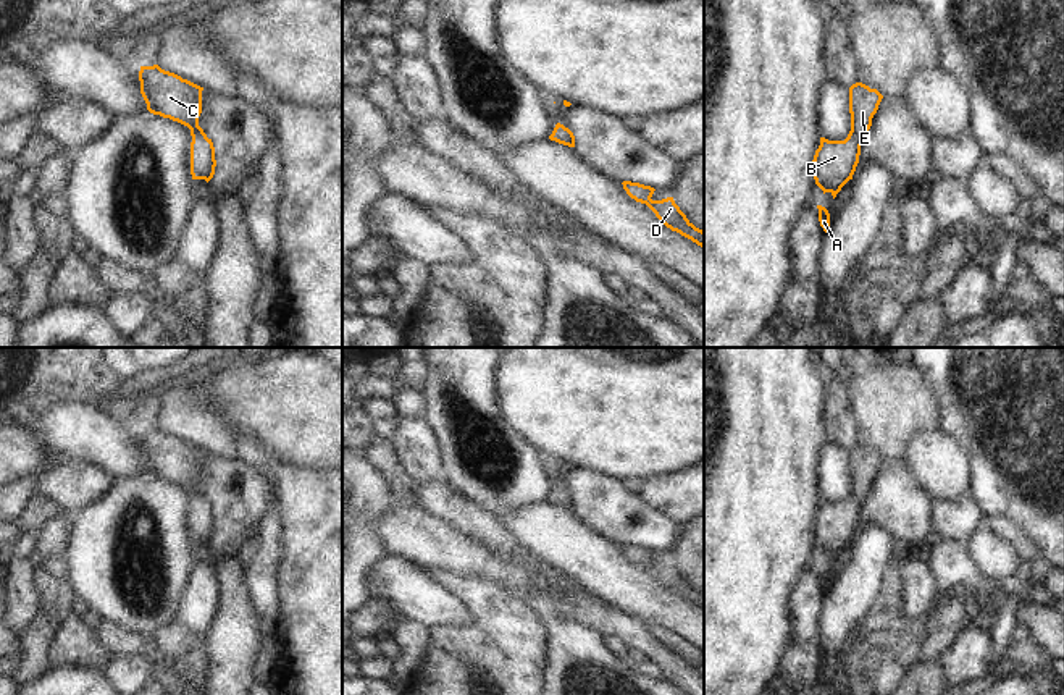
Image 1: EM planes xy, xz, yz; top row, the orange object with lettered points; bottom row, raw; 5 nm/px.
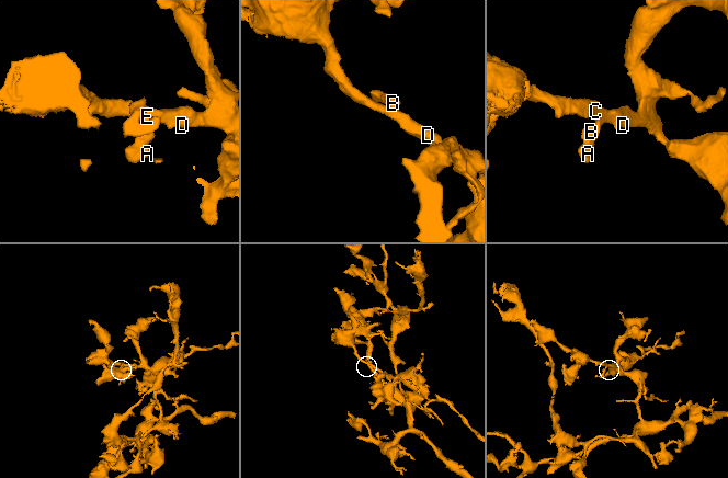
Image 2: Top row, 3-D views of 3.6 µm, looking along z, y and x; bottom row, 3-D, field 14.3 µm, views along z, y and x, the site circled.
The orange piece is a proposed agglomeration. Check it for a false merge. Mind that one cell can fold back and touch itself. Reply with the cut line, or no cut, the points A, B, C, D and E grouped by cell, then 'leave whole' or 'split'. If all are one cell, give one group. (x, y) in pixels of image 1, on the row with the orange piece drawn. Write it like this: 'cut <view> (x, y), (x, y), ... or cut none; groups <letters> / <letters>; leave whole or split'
cut none; groups A B C D E; leave whole

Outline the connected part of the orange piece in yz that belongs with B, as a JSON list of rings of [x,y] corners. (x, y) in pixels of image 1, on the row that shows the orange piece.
[[[862,82],[849,87],[851,131],[844,141],[820,137],[820,145],[812,160],[815,184],[833,199],[852,179],[859,163],[861,145],[872,126],[883,95]]]

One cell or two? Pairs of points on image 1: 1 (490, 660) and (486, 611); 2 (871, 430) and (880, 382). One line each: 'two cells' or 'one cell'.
1: one cell
2: one cell

